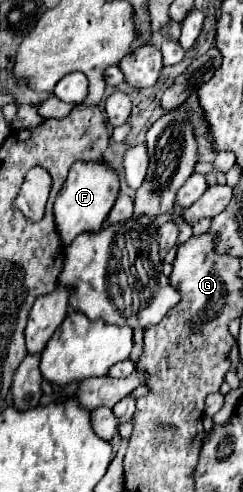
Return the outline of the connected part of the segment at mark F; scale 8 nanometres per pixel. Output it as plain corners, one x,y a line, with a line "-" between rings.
75,162
55,200
55,224
59,228
59,236
63,236
65,246
71,244
71,240
75,240
75,236
79,236
81,232
103,228
117,196
119,174
107,162

